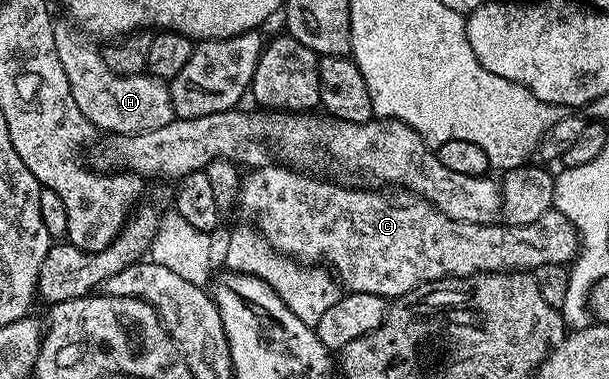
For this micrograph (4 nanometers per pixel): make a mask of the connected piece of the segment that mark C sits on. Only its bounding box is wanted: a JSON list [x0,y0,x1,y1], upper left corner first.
[239,162,580,298]

